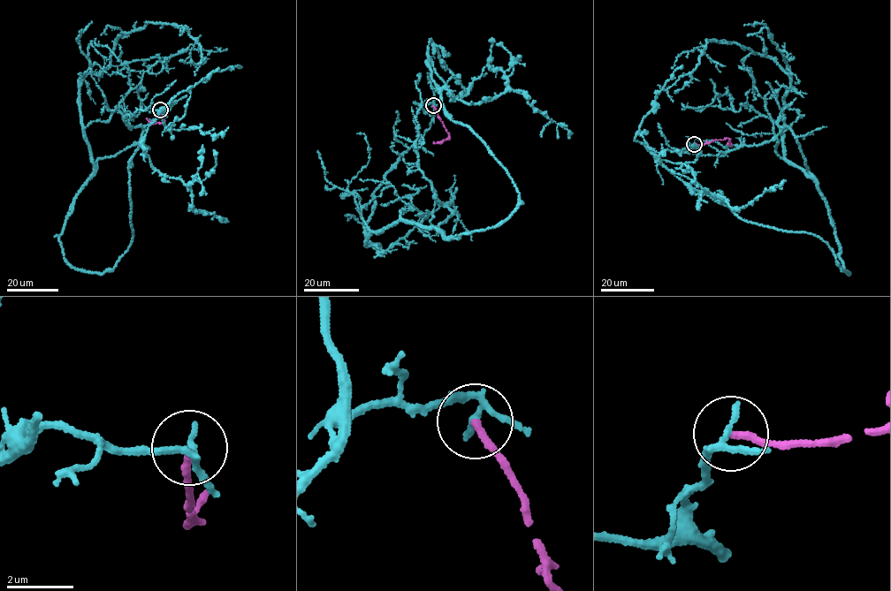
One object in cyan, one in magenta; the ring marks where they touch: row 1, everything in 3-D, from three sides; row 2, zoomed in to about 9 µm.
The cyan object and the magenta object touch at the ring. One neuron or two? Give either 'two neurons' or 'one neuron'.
two neurons

